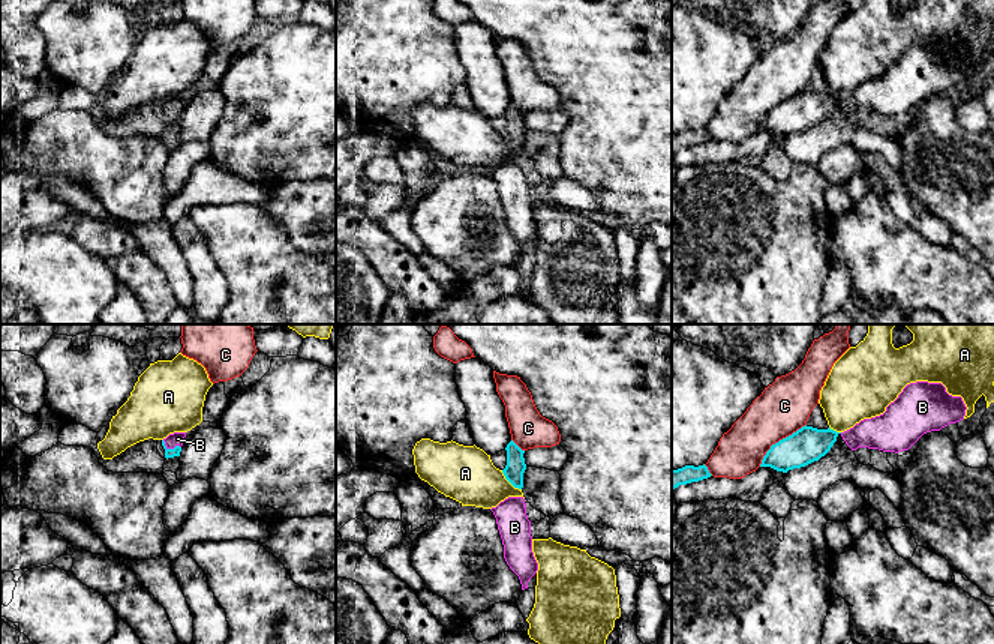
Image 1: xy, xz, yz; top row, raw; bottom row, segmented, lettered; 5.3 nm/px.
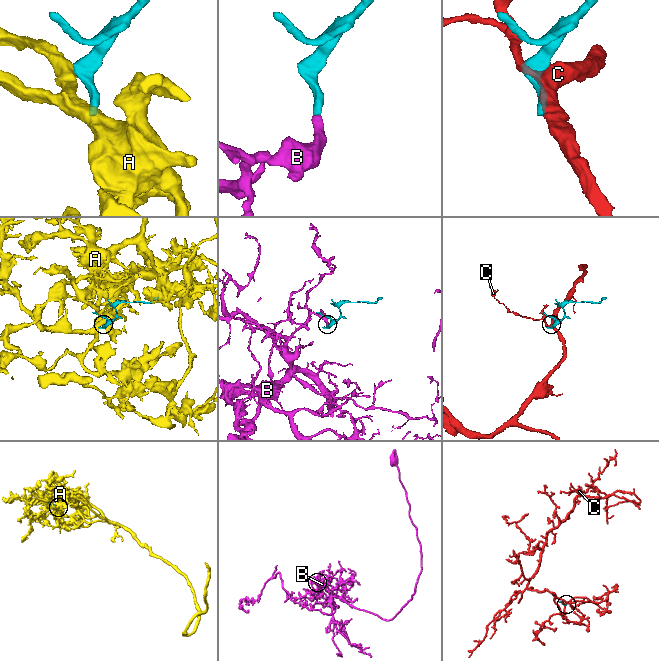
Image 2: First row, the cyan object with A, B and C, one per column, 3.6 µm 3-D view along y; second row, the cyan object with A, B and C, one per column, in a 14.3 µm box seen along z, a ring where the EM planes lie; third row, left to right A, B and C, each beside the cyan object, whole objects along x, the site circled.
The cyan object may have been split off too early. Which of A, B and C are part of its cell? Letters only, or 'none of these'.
B

